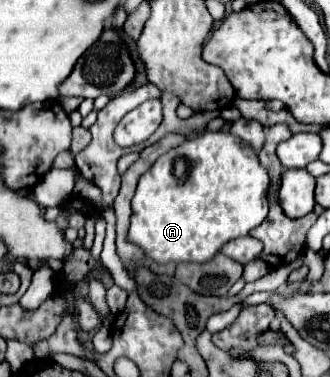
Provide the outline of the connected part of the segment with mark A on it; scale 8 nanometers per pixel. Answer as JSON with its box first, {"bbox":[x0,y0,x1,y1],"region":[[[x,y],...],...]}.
{"bbox":[127,131,269,265],"region":[[[205,131],[203,135],[189,137],[183,145],[161,155],[153,163],[153,167],[139,179],[139,187],[133,197],[133,215],[127,237],[133,245],[139,245],[145,251],[145,257],[159,265],[171,261],[207,263],[227,241],[247,235],[267,217],[267,189],[269,175],[261,167],[257,153],[251,151],[249,145],[245,145],[231,133]]]}

